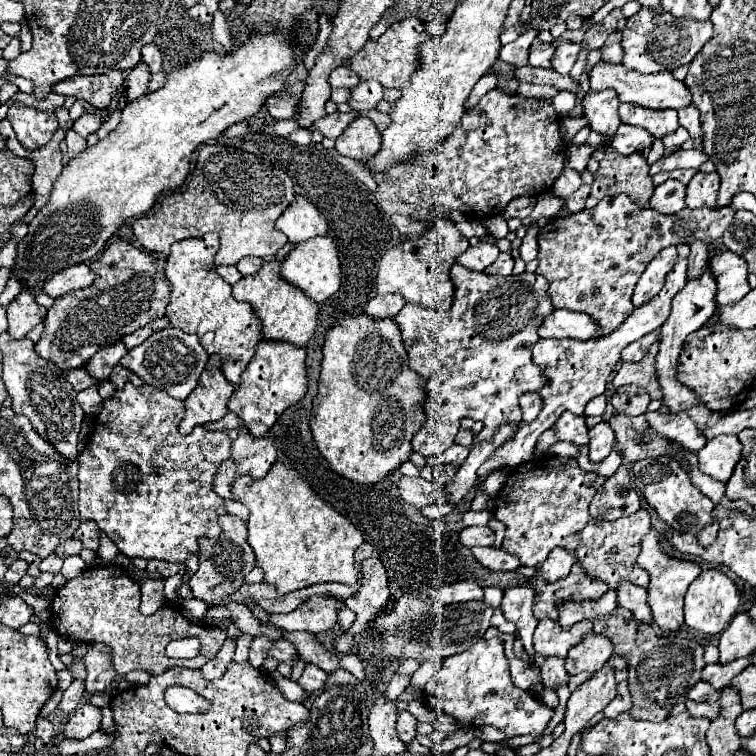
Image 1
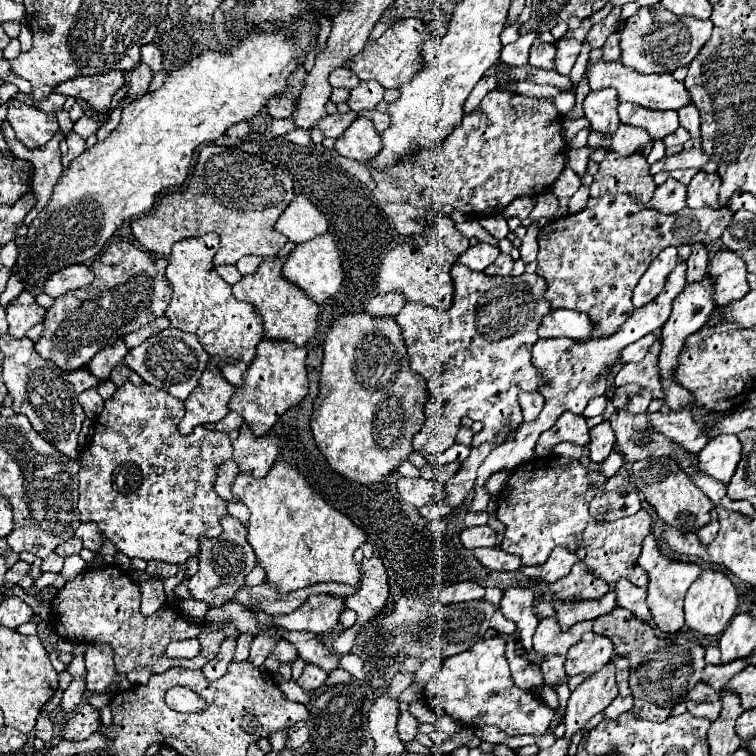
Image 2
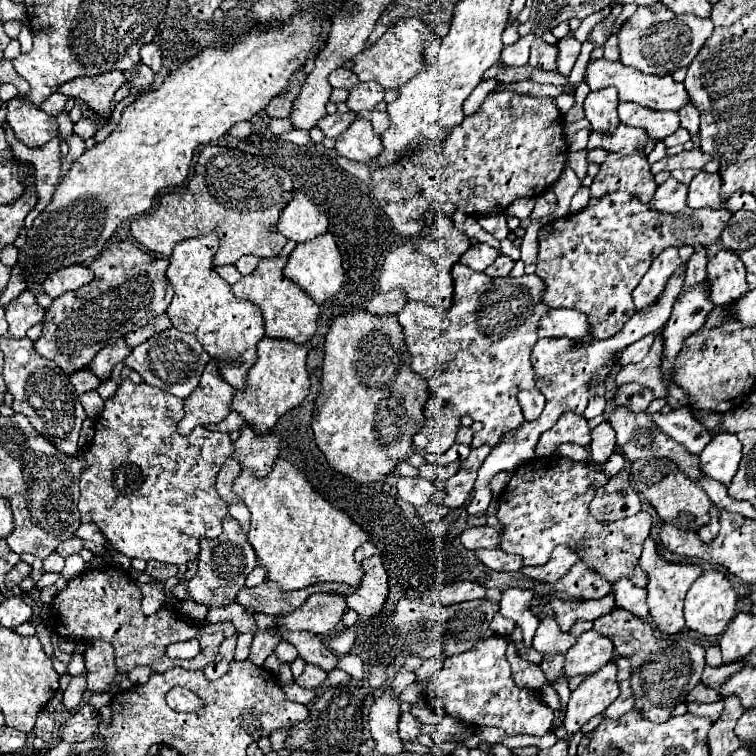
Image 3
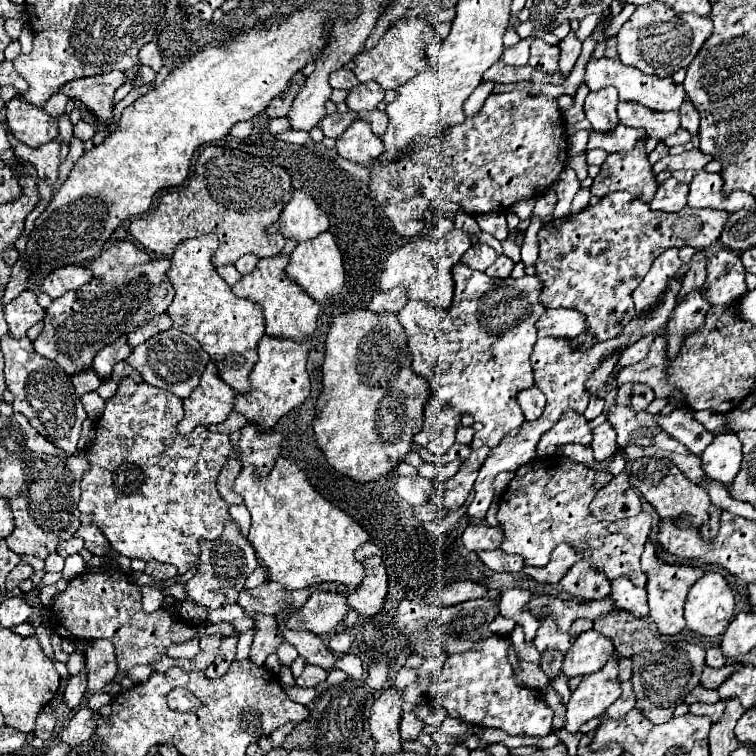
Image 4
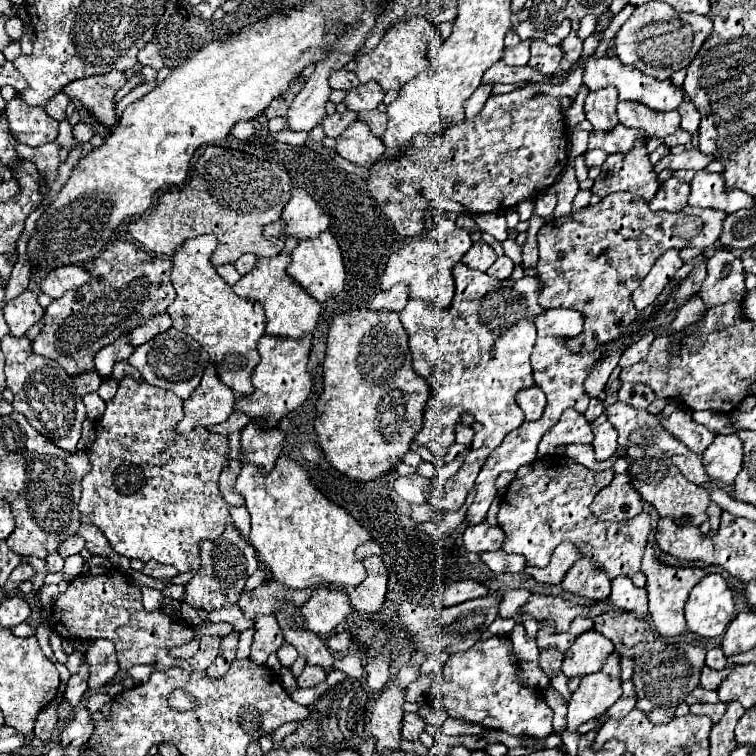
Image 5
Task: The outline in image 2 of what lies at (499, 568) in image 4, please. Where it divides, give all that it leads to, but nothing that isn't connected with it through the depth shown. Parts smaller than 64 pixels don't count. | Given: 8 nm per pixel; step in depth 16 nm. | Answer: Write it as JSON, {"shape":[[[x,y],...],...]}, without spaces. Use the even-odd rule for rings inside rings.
{"shape":[[[474,548],[472,552],[476,560],[490,570],[518,570],[522,566],[518,556],[508,554],[502,548]]]}

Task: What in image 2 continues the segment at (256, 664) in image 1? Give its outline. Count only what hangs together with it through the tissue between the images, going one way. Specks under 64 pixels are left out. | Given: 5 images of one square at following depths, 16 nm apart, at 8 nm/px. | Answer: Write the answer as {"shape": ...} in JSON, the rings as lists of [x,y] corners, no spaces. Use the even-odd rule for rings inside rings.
{"shape":[[[258,634],[258,636],[254,636],[254,642],[252,642],[252,646],[250,646],[250,664],[252,666],[256,666],[256,668],[262,668],[262,662],[268,658],[268,654],[270,654],[270,650],[272,650],[272,646],[276,644],[278,640],[274,640],[274,638],[270,638],[270,636],[266,636],[266,634]]]}

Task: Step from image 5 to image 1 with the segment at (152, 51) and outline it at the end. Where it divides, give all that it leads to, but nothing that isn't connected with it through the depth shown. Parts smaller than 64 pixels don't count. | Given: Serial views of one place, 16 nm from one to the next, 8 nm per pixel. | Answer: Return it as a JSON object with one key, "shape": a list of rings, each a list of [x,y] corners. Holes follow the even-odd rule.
{"shape":[[[148,44],[146,48],[142,48],[142,62],[146,62],[150,66],[150,72],[160,72],[162,70],[162,56],[156,44]]]}

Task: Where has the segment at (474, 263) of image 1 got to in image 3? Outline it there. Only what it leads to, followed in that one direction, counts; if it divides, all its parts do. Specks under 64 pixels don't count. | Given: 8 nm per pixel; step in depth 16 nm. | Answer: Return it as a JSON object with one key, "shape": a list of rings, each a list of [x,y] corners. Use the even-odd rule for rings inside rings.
{"shape":[[[478,242],[476,246],[470,246],[458,262],[462,262],[464,266],[472,268],[472,270],[486,270],[494,260],[498,258],[498,250],[488,246],[488,244],[482,244]]]}

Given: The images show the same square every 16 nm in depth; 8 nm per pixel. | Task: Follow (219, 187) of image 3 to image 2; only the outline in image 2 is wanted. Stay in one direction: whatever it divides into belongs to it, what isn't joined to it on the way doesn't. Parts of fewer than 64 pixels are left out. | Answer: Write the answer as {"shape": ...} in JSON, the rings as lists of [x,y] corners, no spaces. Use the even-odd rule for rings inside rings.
{"shape":[[[206,144],[198,154],[194,174],[190,176],[188,184],[182,188],[180,198],[178,200],[160,200],[158,212],[148,212],[146,216],[132,222],[132,234],[146,250],[162,254],[166,258],[166,256],[170,256],[170,248],[174,242],[204,236],[208,232],[216,232],[220,236],[220,250],[216,254],[216,266],[236,264],[242,256],[260,256],[260,258],[268,260],[268,258],[276,256],[276,252],[288,242],[288,238],[284,234],[280,234],[274,228],[274,224],[292,200],[294,200],[292,178],[282,168],[274,166],[272,162],[268,162],[256,154],[244,152],[240,148]]]}

